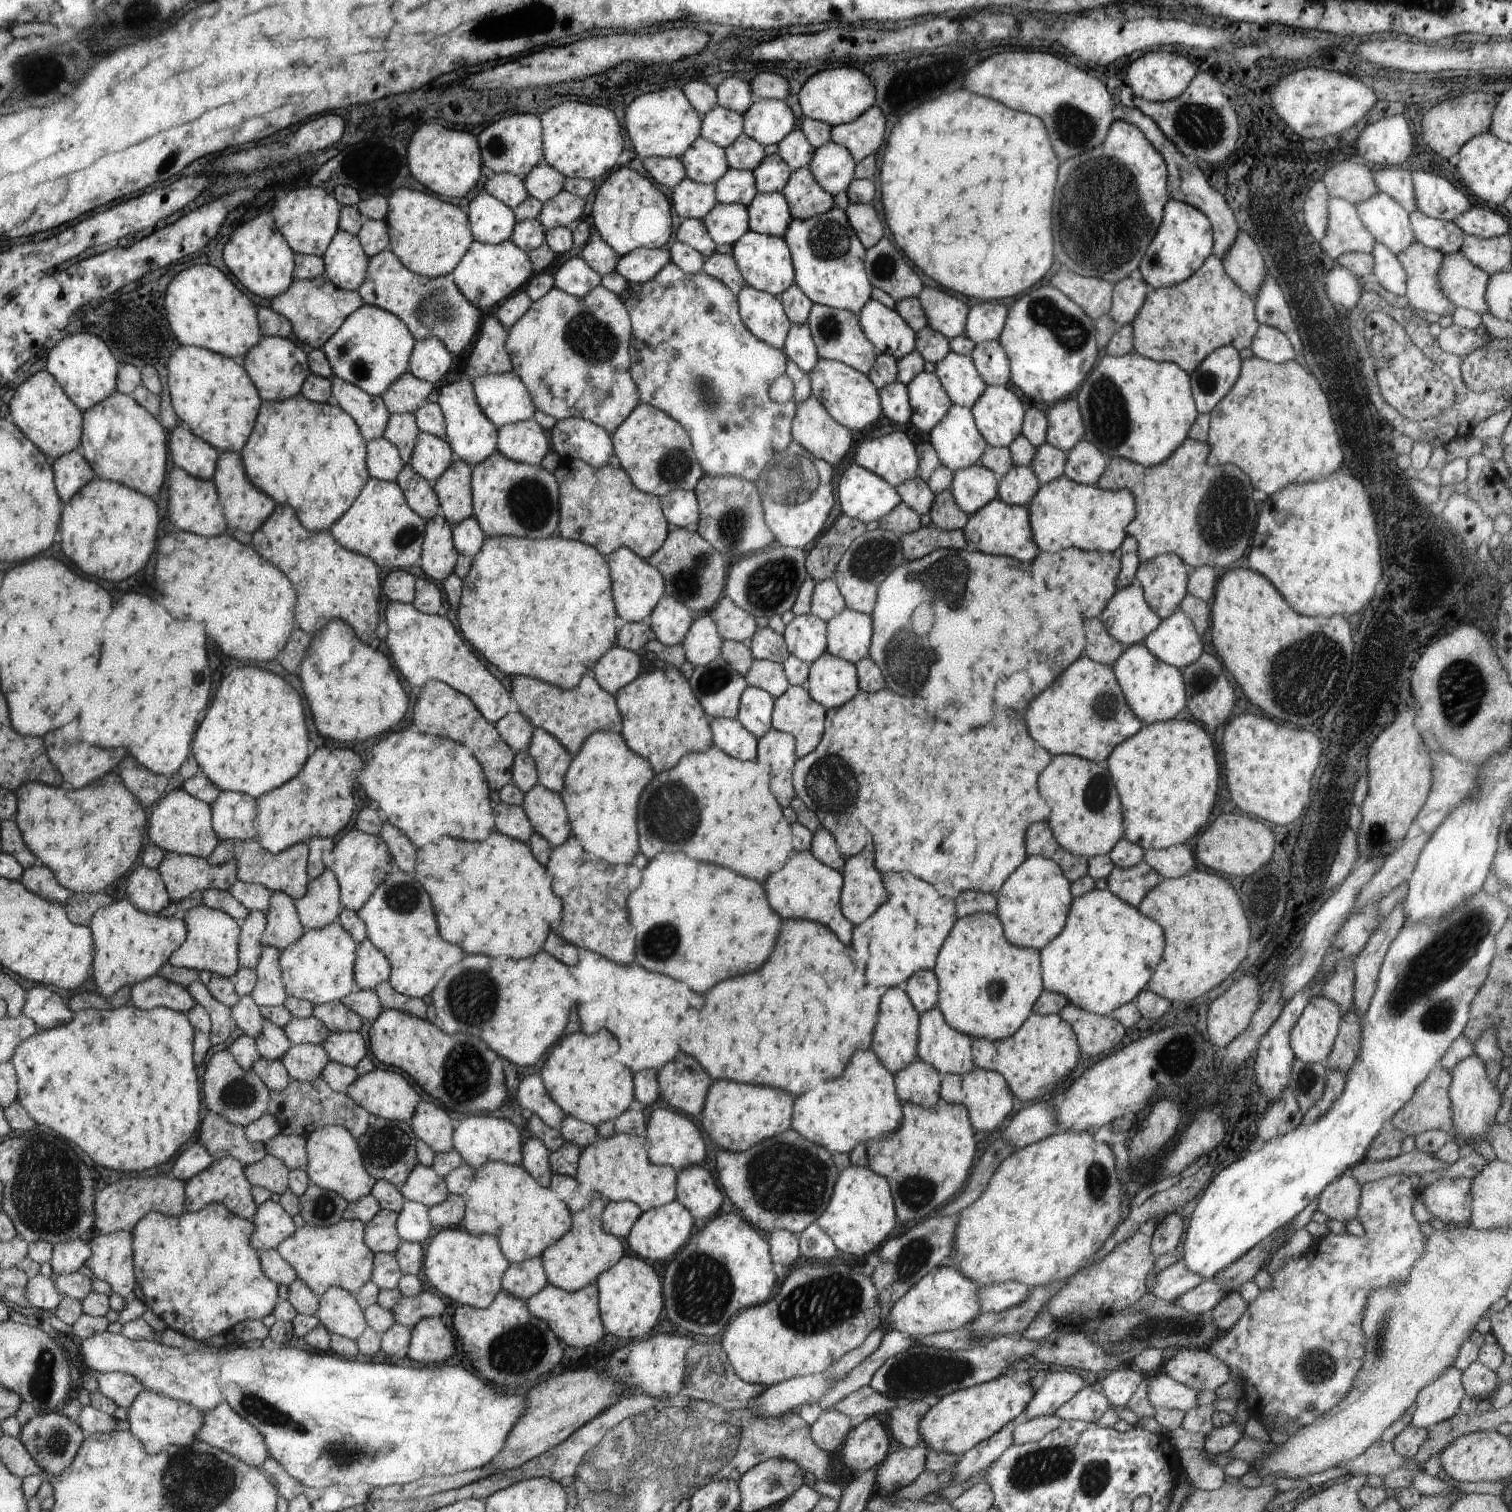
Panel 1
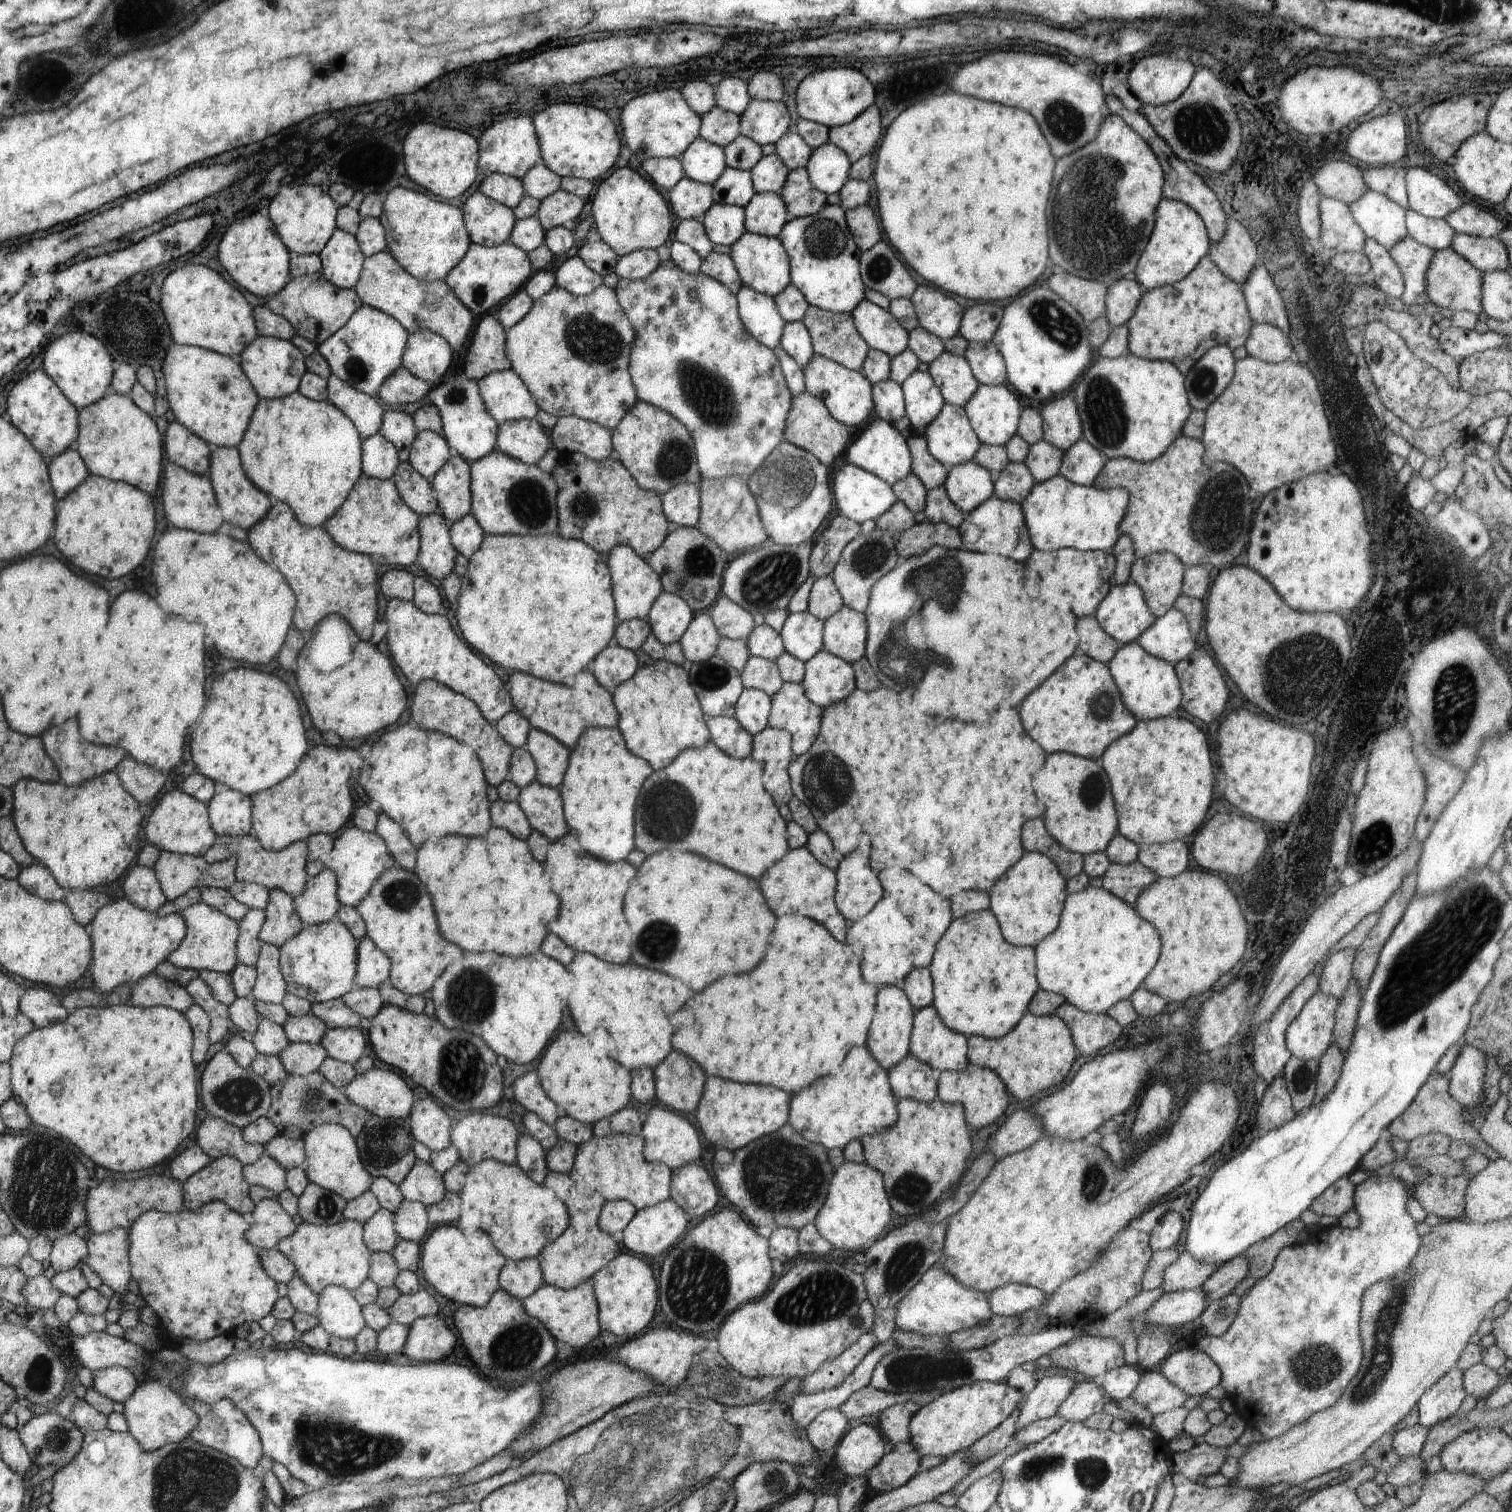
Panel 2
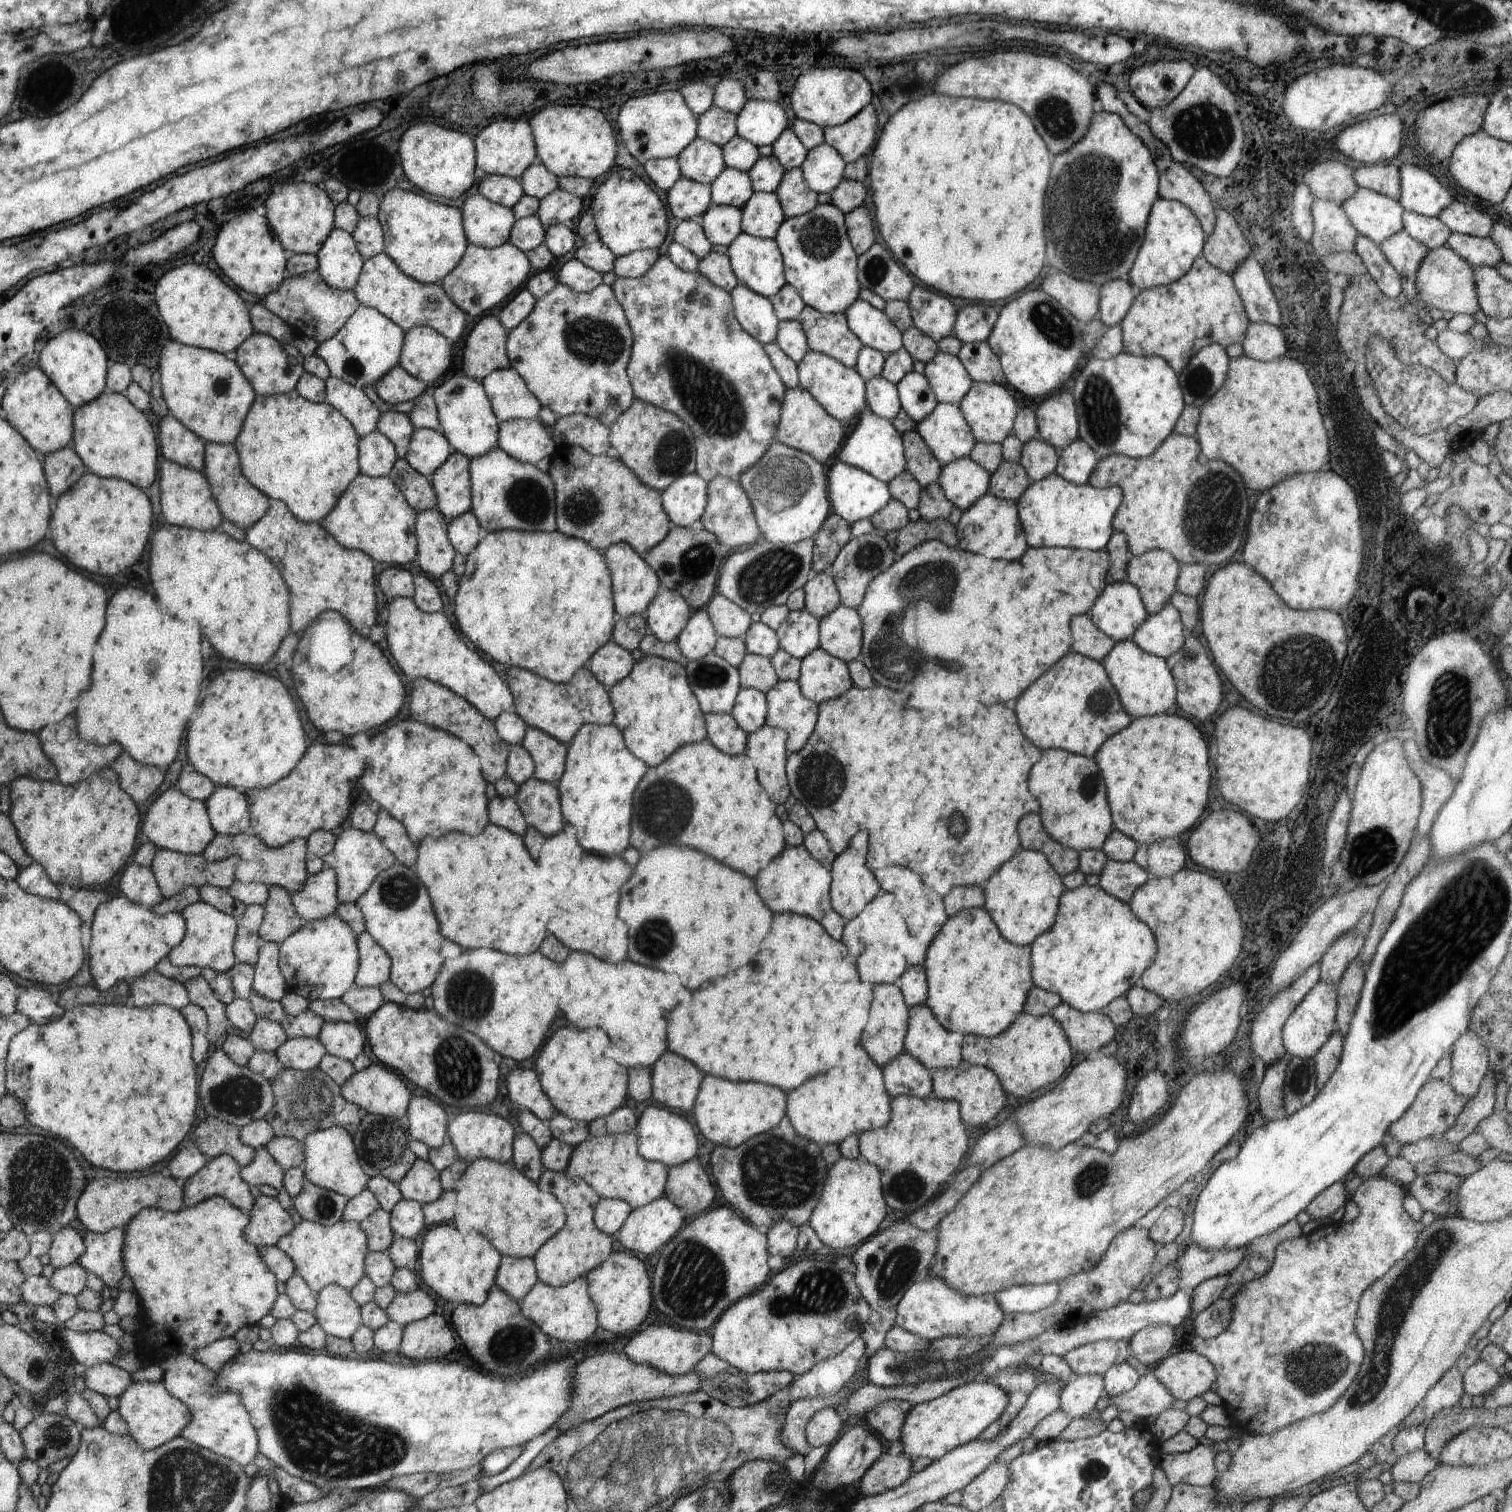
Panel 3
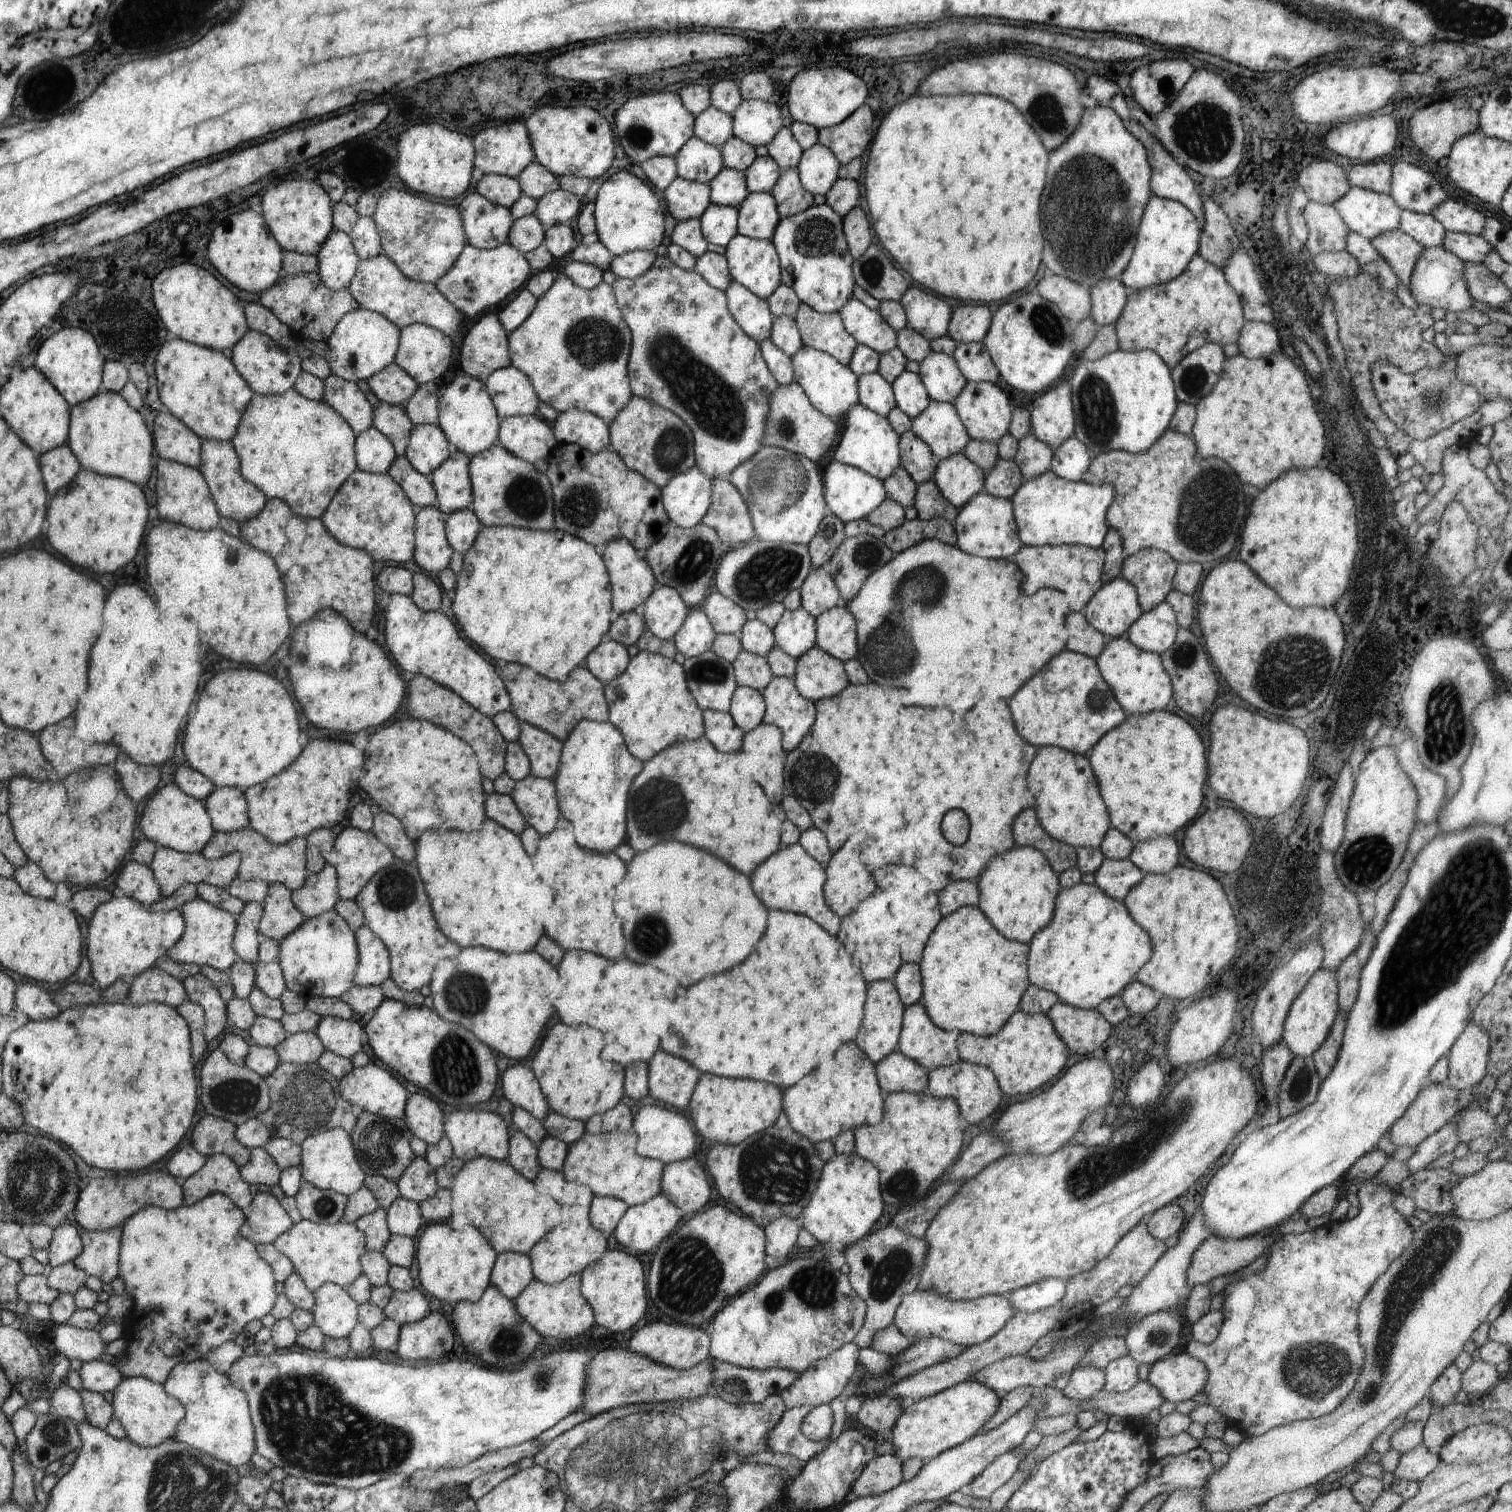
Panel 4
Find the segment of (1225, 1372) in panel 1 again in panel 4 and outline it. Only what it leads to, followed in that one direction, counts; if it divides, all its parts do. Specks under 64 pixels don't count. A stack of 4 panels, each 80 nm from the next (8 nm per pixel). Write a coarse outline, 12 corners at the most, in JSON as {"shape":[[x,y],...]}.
{"shape":[[1189,1354],[1149,1365],[1147,1380],[1174,1404],[1202,1392],[1207,1366]]}

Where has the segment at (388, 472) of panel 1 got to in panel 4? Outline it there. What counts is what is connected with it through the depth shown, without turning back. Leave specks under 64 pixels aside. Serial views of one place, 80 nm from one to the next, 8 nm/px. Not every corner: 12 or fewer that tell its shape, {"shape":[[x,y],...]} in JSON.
{"shape":[[377,428],[357,435],[357,468],[388,473],[397,458]]}

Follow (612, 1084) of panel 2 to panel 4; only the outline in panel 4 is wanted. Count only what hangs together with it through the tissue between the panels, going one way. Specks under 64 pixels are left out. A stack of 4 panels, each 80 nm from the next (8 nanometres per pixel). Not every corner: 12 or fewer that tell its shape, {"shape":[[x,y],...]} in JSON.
{"shape":[[556,1024],[532,1069],[552,1112],[585,1121],[624,1096],[602,1032]]}

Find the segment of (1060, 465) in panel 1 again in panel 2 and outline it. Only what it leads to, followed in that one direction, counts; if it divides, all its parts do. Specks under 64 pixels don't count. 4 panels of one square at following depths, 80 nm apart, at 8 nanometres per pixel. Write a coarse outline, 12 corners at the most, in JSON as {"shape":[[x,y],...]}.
{"shape":[[1044,439],[1023,462],[1036,483],[1059,474],[1064,453]]}

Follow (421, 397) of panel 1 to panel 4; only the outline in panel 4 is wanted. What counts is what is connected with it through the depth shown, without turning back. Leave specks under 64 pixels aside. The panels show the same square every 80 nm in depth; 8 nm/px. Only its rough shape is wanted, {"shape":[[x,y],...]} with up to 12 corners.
{"shape":[[396,362],[366,382],[380,403],[404,406],[420,384]]}

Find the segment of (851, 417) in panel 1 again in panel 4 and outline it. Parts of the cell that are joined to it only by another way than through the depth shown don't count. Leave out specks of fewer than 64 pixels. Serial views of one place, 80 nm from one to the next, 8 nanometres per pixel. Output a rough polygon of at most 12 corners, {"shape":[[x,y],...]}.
{"shape":[[805,344],[791,357],[794,380],[822,414],[860,404],[859,378]]}

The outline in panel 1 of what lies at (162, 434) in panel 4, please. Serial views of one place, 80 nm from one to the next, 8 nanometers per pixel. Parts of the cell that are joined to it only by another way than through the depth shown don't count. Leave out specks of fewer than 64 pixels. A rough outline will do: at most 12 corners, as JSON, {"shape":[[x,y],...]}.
{"shape":[[188,426],[170,434],[170,458],[196,478],[211,479],[221,451]]}

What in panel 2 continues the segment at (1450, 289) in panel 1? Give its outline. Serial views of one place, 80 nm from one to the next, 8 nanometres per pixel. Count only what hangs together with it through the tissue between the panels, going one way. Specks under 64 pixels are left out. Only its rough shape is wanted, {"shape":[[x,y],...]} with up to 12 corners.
{"shape":[[1452,250],[1435,251],[1427,297],[1445,314],[1479,315],[1483,272]]}

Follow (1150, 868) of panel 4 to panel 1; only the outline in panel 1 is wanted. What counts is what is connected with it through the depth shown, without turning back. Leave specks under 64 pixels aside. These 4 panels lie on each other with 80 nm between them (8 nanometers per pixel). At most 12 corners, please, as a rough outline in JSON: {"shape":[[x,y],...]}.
{"shape":[[1186,843],[1145,849],[1143,861],[1162,879],[1181,877],[1198,863]]}

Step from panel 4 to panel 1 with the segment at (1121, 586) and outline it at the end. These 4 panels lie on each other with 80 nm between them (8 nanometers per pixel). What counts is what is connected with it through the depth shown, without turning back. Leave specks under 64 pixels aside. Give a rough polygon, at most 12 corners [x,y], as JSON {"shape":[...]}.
{"shape":[[1137,583],[1118,589],[1098,618],[1126,648],[1161,623]]}

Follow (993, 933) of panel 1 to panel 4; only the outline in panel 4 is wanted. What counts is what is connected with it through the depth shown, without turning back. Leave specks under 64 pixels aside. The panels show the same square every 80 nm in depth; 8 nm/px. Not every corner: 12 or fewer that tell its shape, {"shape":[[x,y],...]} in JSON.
{"shape":[[976,906],[942,917],[919,967],[942,1030],[996,1034],[1019,1010],[1029,944]]}

